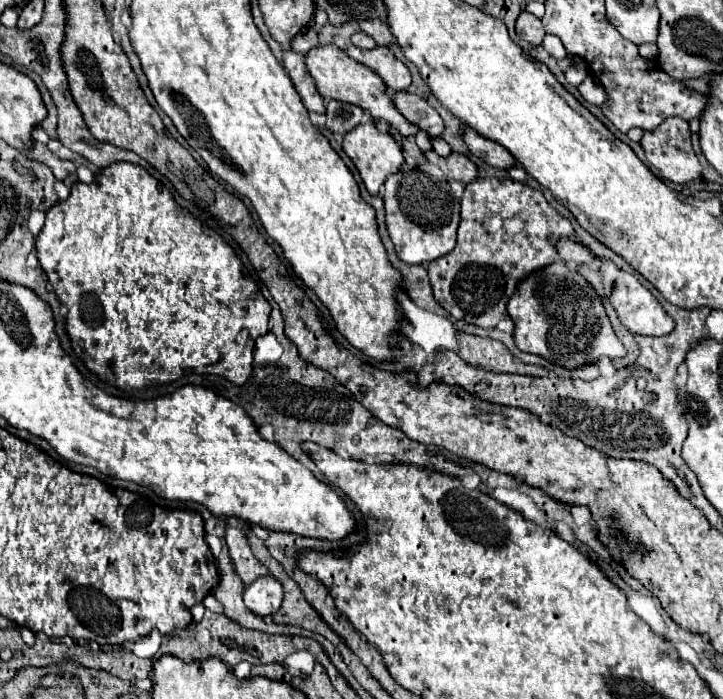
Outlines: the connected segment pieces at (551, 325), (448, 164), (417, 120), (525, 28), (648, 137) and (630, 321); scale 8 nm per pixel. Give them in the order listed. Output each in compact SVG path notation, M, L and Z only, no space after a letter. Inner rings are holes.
M555 261L527 275L507 301L507 313L515 323L515 345L525 353L545 357L553 365L579 369L597 363L601 357L623 359L627 355L627 349L611 327L601 297L585 277L563 261Z
M427 151L425 157L437 165L445 177L451 177L451 179L457 179L461 183L471 183L475 177L477 177L477 167L461 153L451 153L449 157L441 157L437 155L435 151Z
M399 91L393 95L393 101L395 101L395 107L405 115L407 121L415 123L419 129L427 131L431 137L439 137L443 133L445 129L443 119L423 97Z
M521 11L519 19L517 19L517 35L527 43L539 45L545 37L545 29L541 25L541 19L537 19L535 15L531 15L527 11Z
M679 117L665 119L657 129L645 131L639 143L645 151L645 159L649 161L649 165L653 165L663 179L669 179L673 183L689 183L701 175L701 163L693 151L691 129L685 119Z
M601 261L601 273L603 273L603 289L605 289L605 295L609 297L611 305L615 307L621 323L631 329L633 333L637 335L655 335L655 337L661 337L661 335L669 335L675 327L675 321L663 311L661 303L657 301L657 297L639 283L637 277L617 269L611 261Z

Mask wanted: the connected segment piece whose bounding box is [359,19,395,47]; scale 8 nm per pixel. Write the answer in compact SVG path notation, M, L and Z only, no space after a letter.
M377 19L375 21L363 21L363 23L359 23L359 29L365 31L367 35L371 35L377 45L391 47L395 43L395 37L393 37L393 33L385 21L377 21Z

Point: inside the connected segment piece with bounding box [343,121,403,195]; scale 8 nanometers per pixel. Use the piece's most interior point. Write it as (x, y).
(376, 155)

